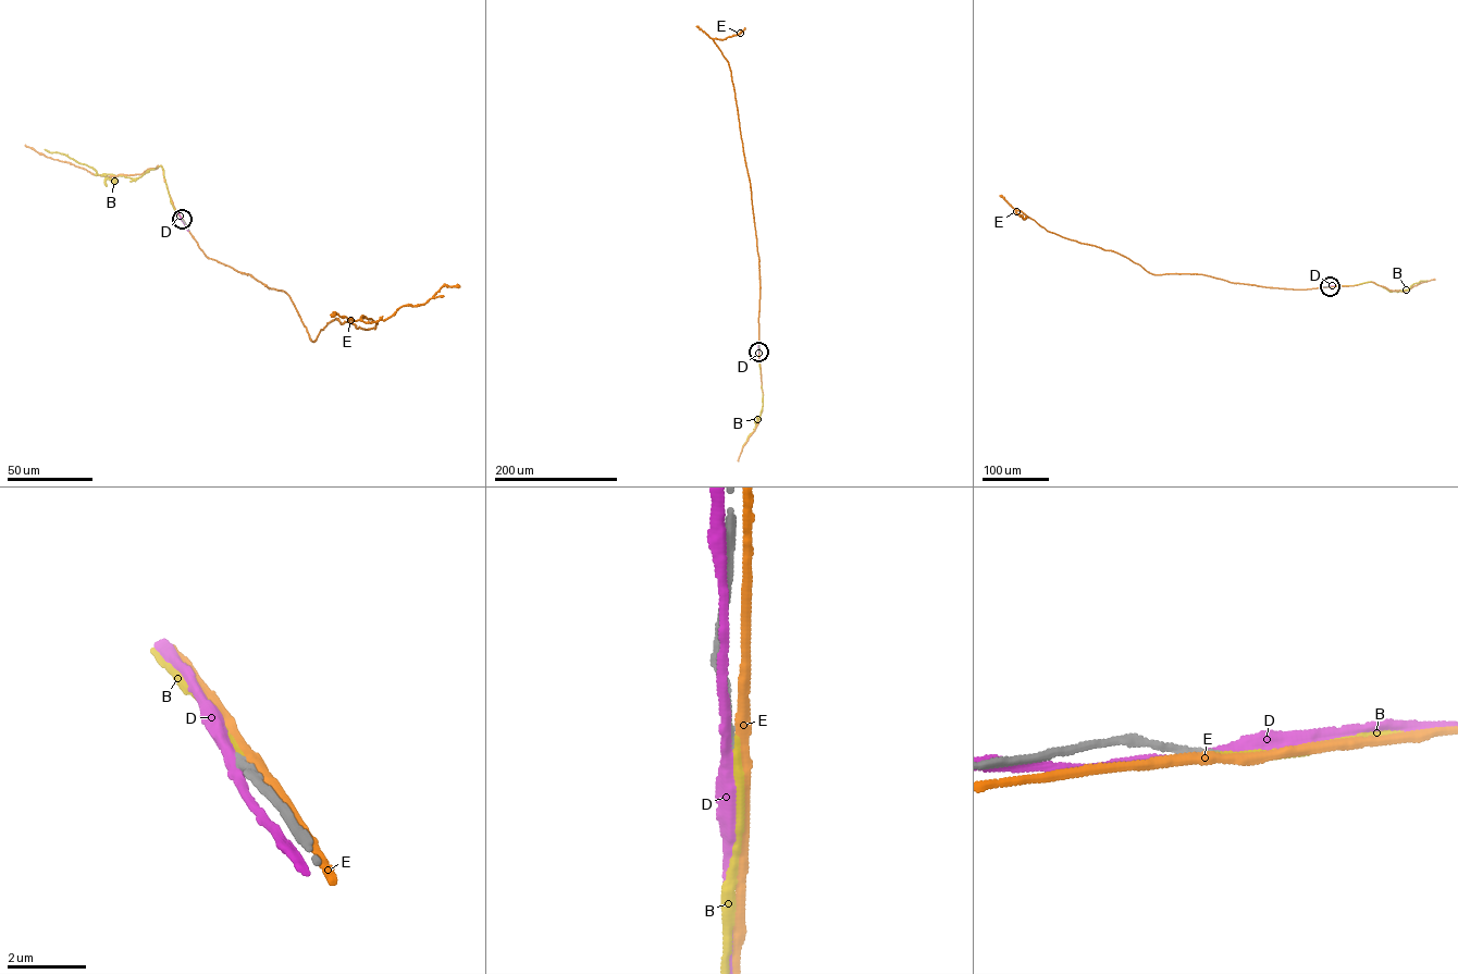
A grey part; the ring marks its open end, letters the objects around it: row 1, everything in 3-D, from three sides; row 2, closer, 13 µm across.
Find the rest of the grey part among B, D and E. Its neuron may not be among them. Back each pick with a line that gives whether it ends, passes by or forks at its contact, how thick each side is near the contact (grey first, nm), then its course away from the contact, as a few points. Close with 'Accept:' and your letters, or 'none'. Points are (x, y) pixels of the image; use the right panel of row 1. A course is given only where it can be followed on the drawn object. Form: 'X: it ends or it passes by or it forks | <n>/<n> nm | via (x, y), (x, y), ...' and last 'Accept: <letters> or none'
B: it ends | 160/170 nm | via (1330, 286), (1371, 281), (1389, 291), (1403, 291), (1426, 280)
Accept: B

